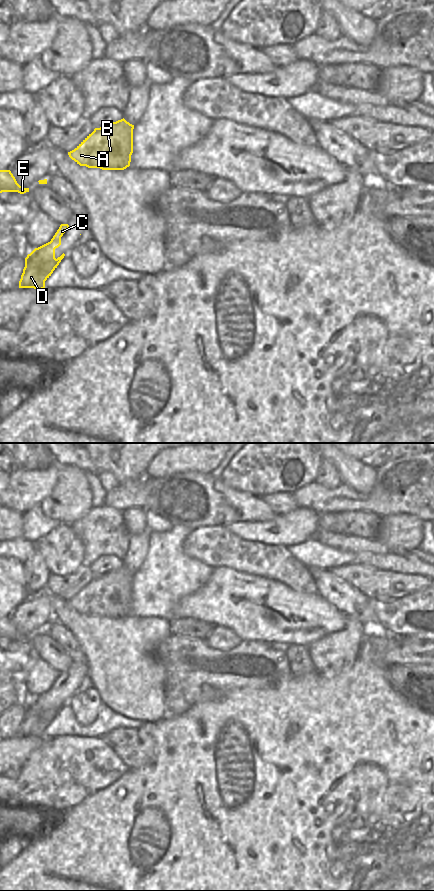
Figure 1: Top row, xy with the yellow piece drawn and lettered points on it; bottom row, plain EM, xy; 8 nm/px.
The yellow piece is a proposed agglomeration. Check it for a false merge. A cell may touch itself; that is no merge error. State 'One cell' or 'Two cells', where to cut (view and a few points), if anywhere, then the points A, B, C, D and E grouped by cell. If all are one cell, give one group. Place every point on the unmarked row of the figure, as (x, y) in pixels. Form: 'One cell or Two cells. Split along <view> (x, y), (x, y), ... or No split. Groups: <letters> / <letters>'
Two cells. Split along xy (122, 567), (115, 573), (93, 579). Groups: A B E / C D.

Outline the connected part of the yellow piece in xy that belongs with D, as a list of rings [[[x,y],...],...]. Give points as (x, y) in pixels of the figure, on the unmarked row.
[[[61,672],[50,690],[35,696],[27,703],[19,736],[34,736],[36,738],[45,736],[45,729],[65,704],[63,701],[56,707],[55,697],[61,693],[61,685],[68,677],[68,672]]]

